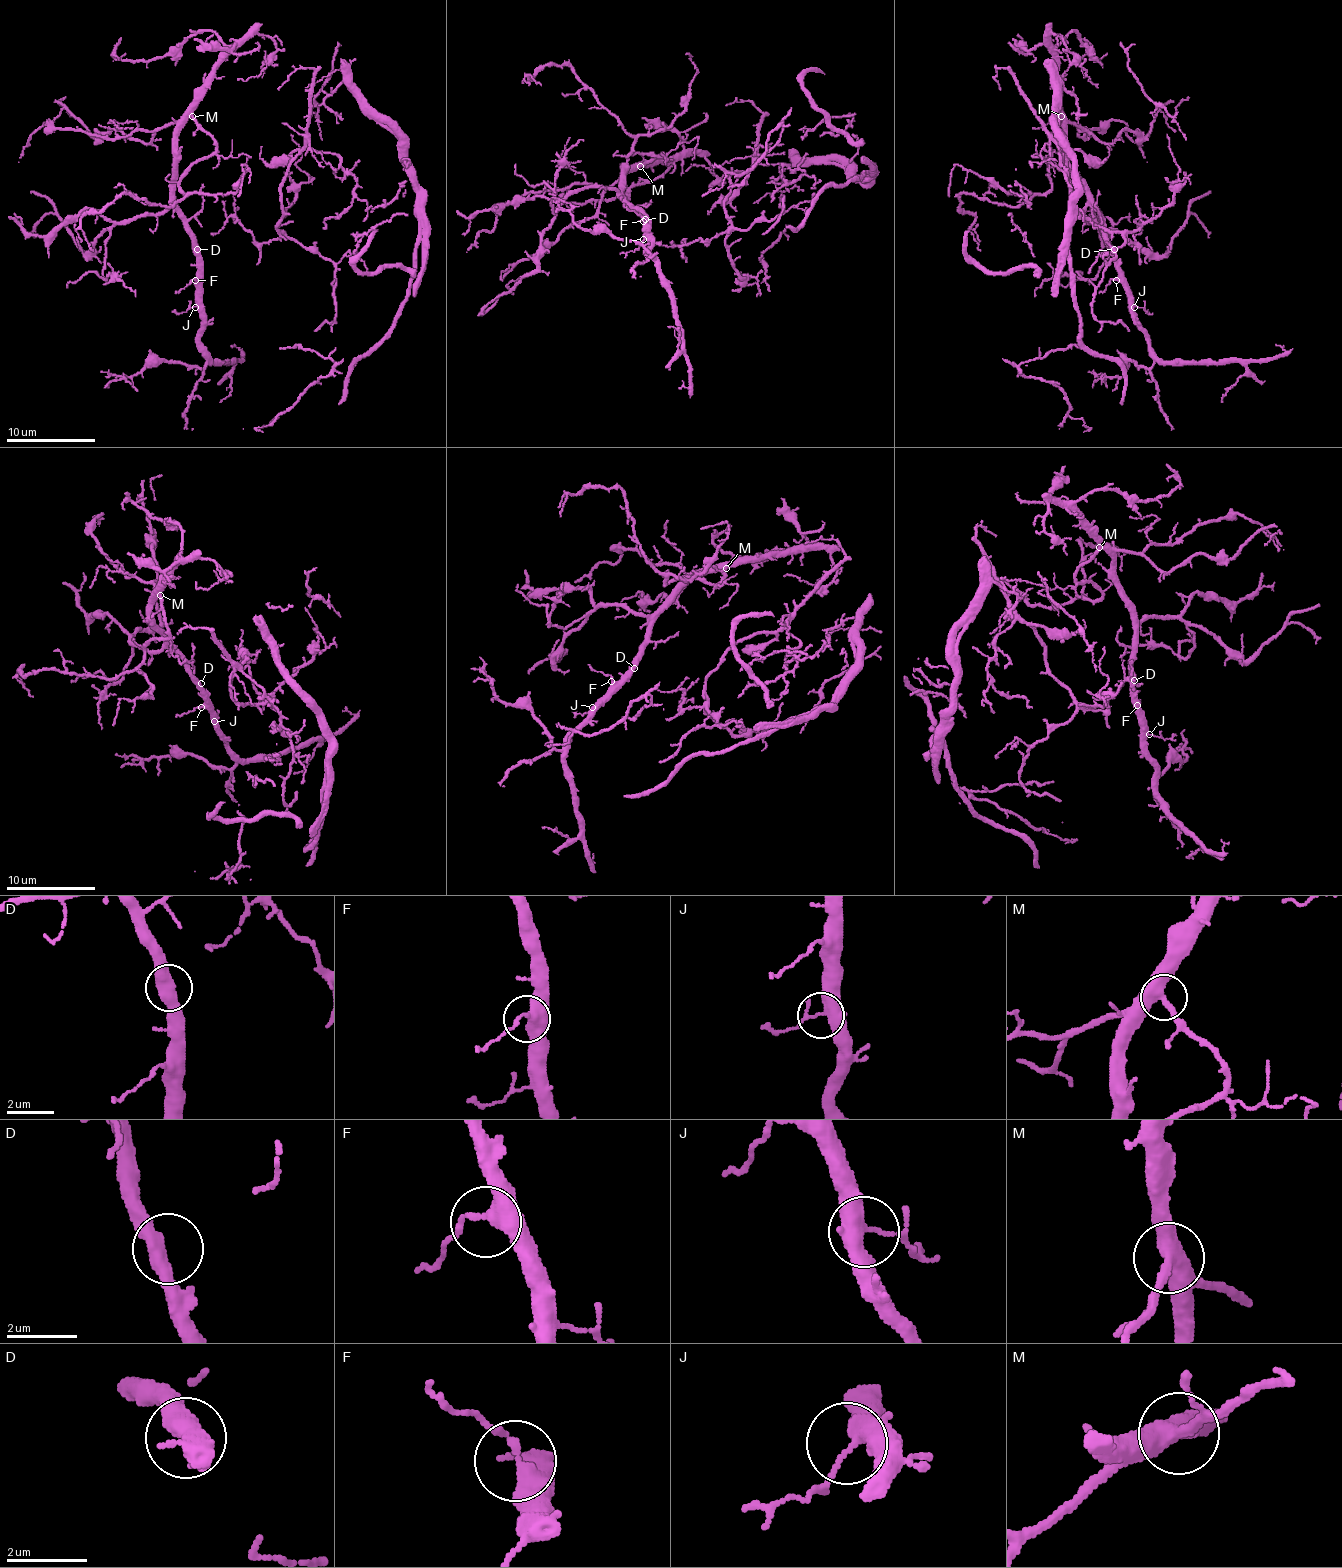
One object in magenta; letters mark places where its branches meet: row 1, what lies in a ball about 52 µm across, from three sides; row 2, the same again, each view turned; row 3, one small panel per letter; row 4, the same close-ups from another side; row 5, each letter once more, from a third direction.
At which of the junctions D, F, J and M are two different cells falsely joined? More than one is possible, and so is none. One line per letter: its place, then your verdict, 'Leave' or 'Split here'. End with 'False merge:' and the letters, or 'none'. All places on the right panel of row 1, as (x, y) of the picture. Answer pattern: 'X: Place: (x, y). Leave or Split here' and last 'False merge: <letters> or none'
D: Place: (1114, 249). Leave
F: Place: (1116, 280). Leave
J: Place: (1134, 307). Leave
M: Place: (1061, 116). Leave
False merge: none

